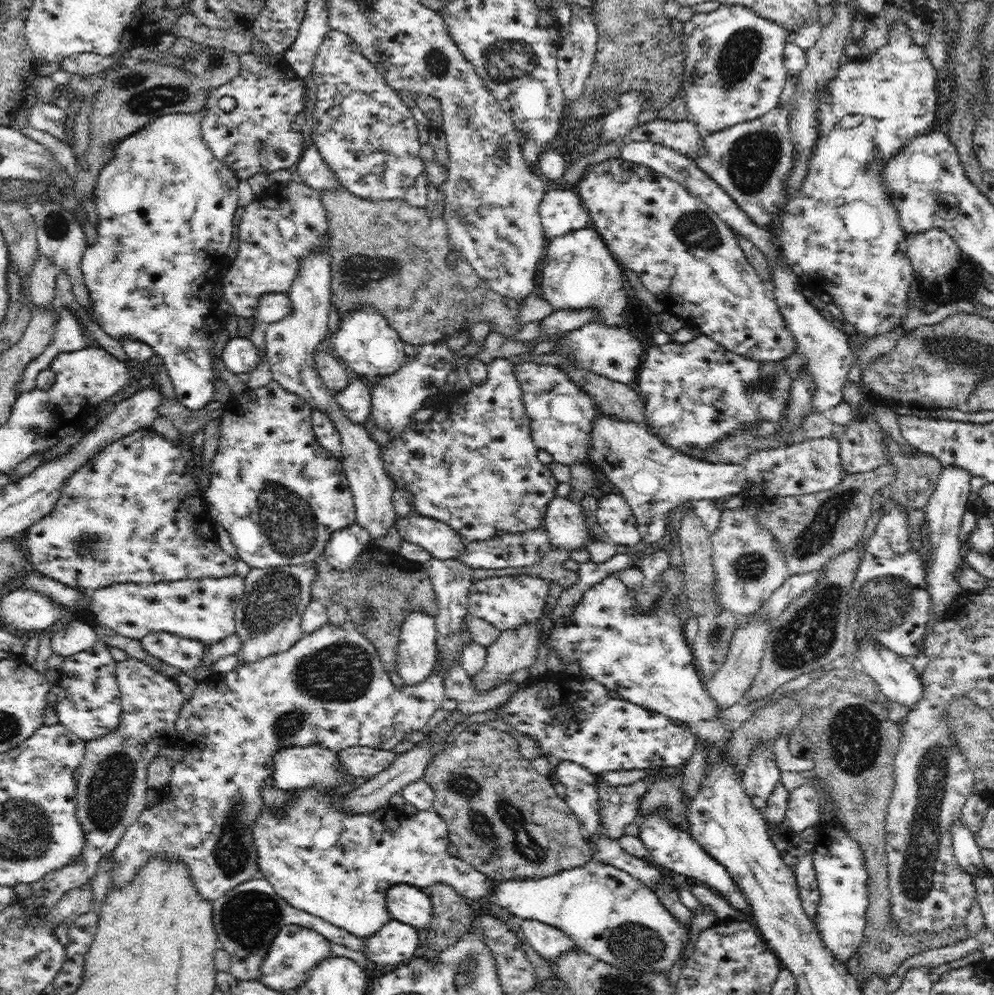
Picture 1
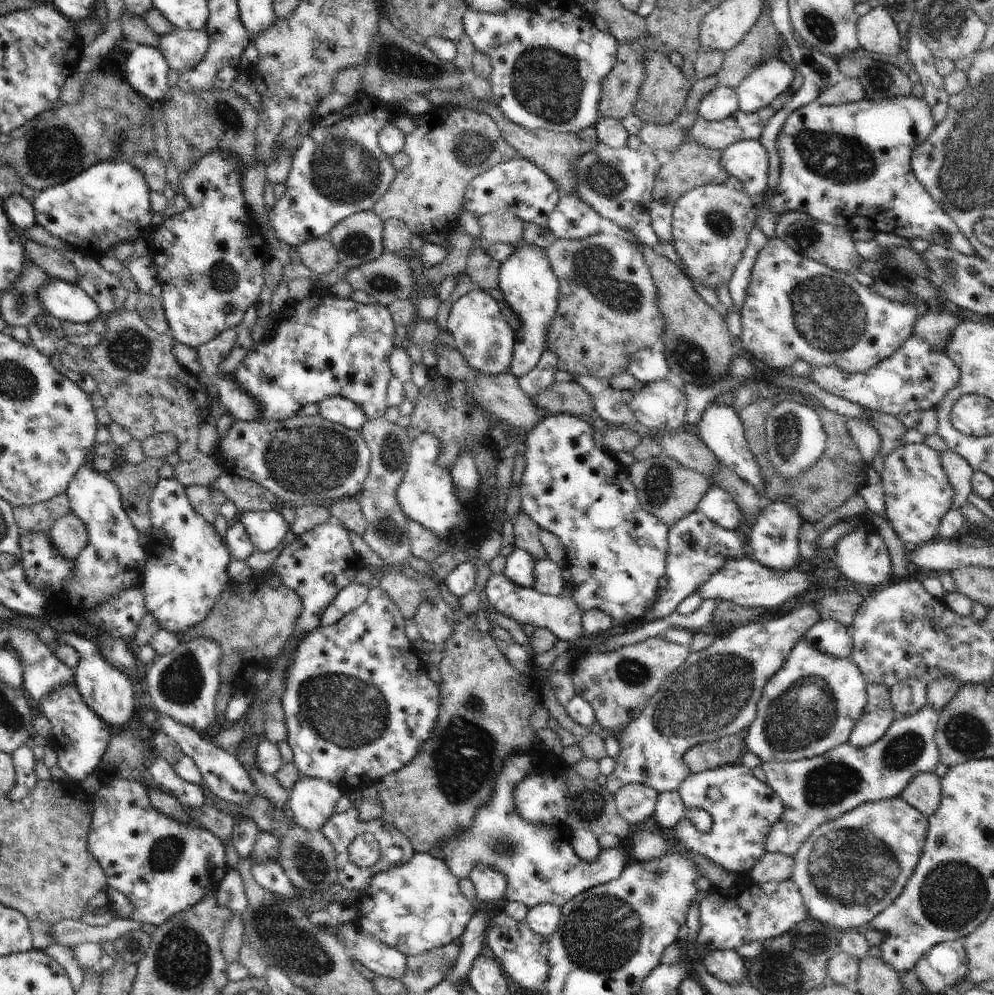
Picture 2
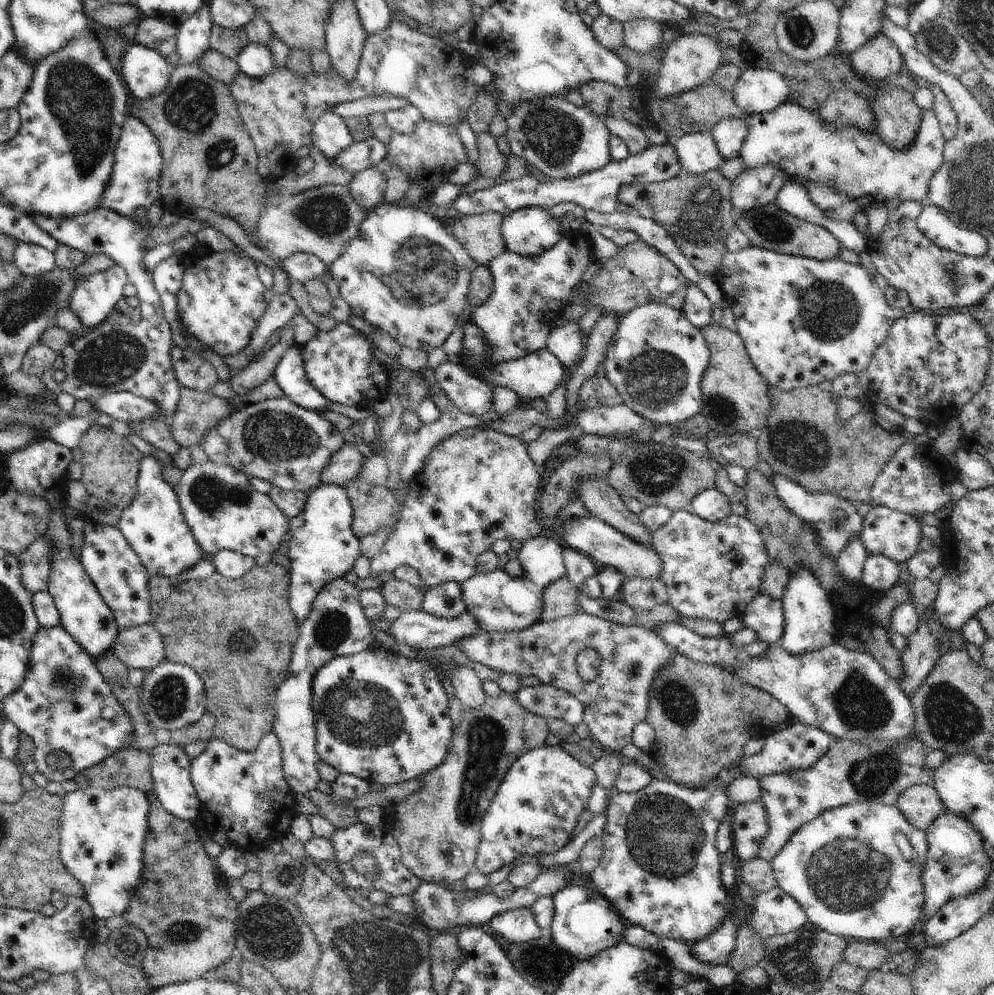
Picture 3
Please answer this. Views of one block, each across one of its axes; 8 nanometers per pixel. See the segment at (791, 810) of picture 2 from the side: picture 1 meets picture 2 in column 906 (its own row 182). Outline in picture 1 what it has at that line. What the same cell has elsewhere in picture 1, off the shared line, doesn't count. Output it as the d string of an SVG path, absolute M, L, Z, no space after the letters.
M774 107L754 120L708 132L703 136L703 153L692 158L758 226L770 226L788 200L786 181L796 150L789 131L790 111L791 108Z

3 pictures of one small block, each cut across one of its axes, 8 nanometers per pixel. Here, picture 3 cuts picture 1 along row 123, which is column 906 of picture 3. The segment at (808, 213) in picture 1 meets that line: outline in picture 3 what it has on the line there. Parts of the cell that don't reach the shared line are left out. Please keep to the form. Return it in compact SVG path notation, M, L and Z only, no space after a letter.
M855 802L849 805L842 805L838 808L825 810L814 820L802 825L784 844L784 848L778 852L778 856L771 860L772 872L777 880L777 885L786 893L795 898L798 904L804 909L807 920L814 923L818 928L834 935L843 936L845 939L885 943L895 940L906 932L917 931L923 925L922 906L924 906L924 885L922 874L928 852L928 841L925 831L918 830L912 826L906 817L898 810L896 805L886 805L877 802Z

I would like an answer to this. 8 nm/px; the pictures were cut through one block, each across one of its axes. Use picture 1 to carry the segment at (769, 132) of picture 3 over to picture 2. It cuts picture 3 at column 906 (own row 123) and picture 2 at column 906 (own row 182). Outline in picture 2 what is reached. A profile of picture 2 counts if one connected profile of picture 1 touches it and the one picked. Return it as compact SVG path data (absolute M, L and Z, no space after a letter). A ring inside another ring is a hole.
M911 94L905 97L887 98L879 101L864 98L843 105L821 105L814 100L801 106L799 109L792 111L784 121L784 124L776 137L776 148L778 156L780 157L781 167L779 181L776 185L775 191L772 191L771 193L764 191L754 198L754 210L757 214L755 226L765 234L766 239L772 238L774 232L768 232L768 222L774 224L774 222L779 222L779 217L784 213L787 213L788 211L798 211L799 213L807 214L812 219L831 225L848 227L851 230L858 226L864 227L867 230L874 230L876 233L897 234L898 236L906 237L911 241L914 239L924 239L930 245L946 246L947 249L955 250L958 253L965 254L969 257L975 255L977 252L972 246L972 243L966 238L966 235L954 222L954 219L942 208L942 205L938 200L934 200L930 190L926 190L925 186L919 182L911 167L911 158L914 149L917 146L920 146L923 142L926 142L926 139L930 136L930 133L934 130L936 125L936 121L931 115L930 105L926 102L926 99L924 97L918 98ZM941 230L948 232L950 240L946 241L939 236L938 231Z

